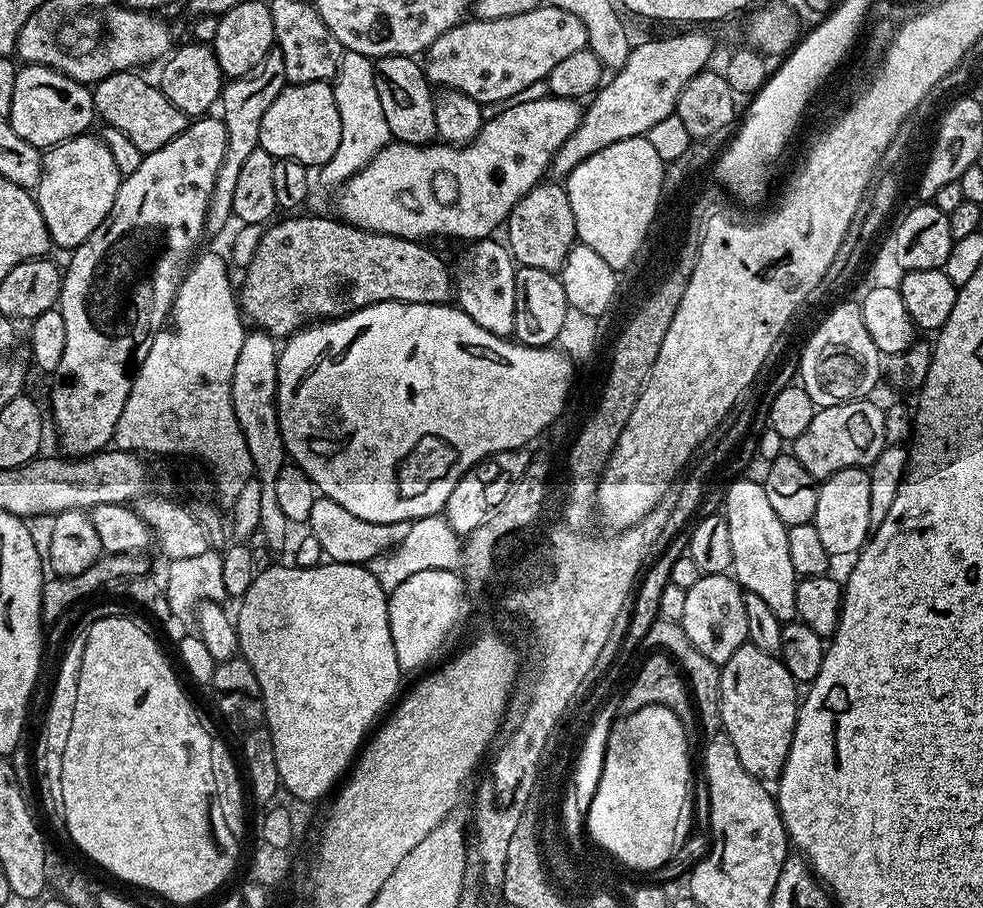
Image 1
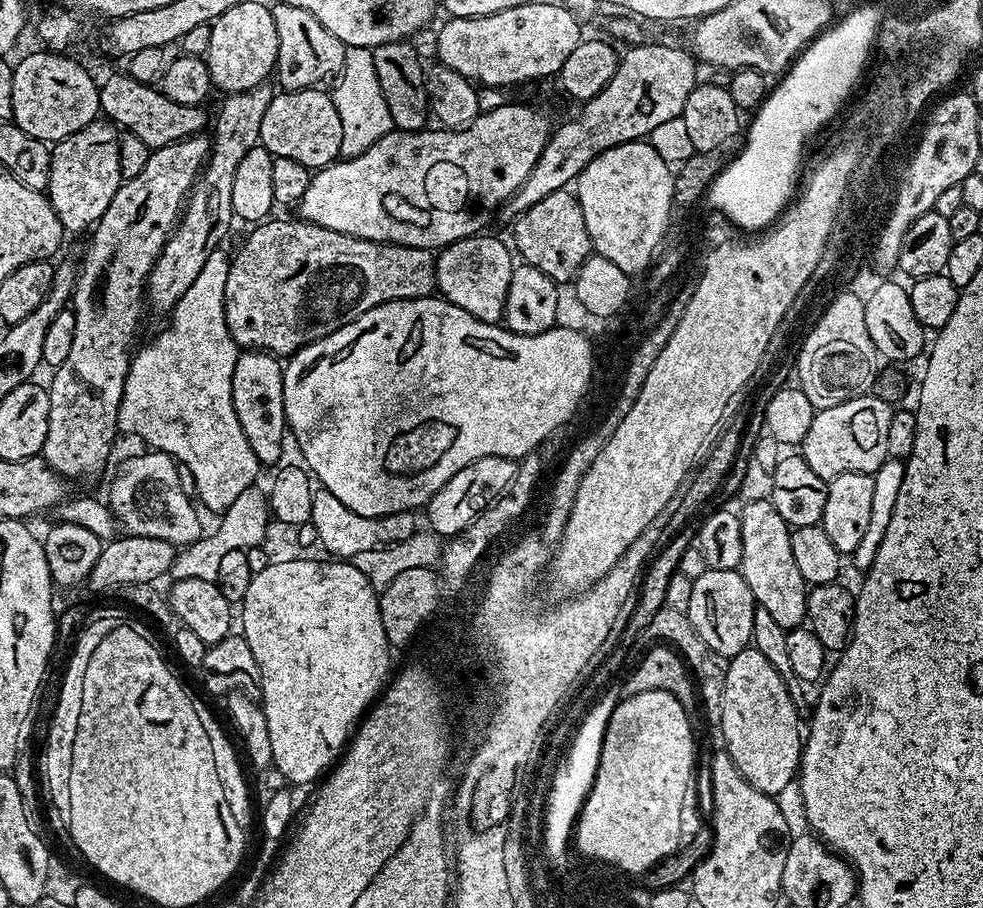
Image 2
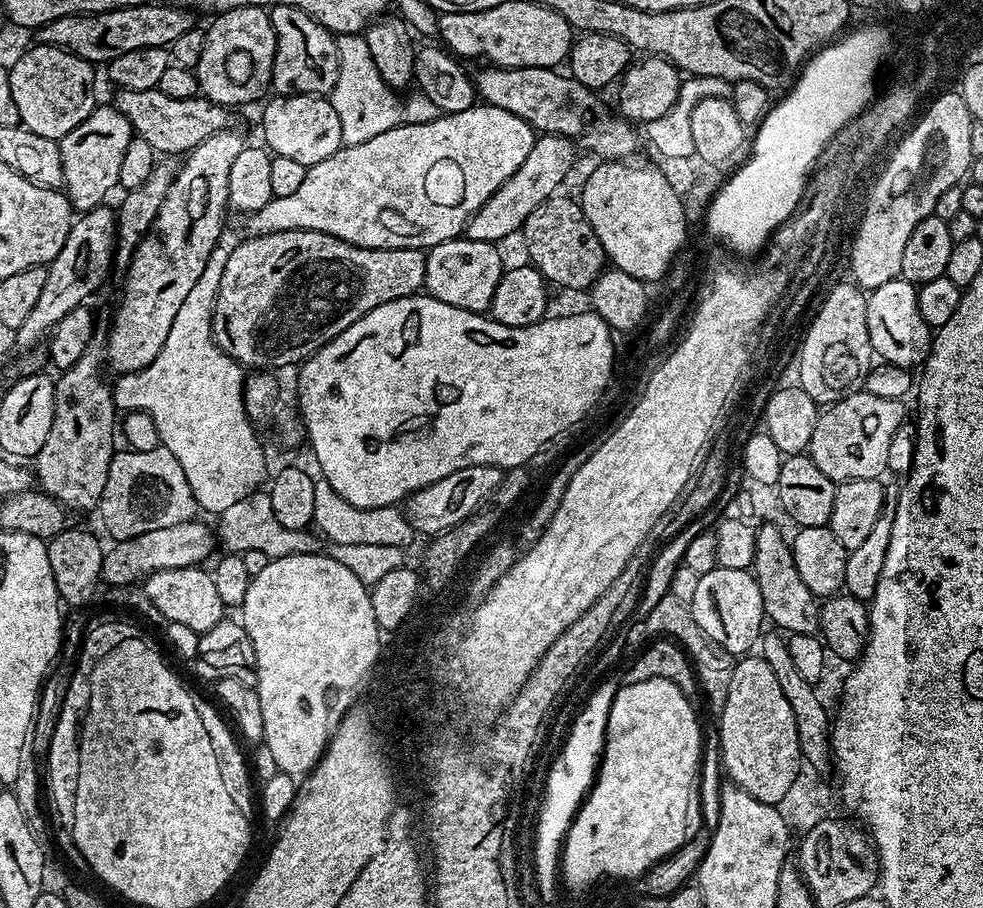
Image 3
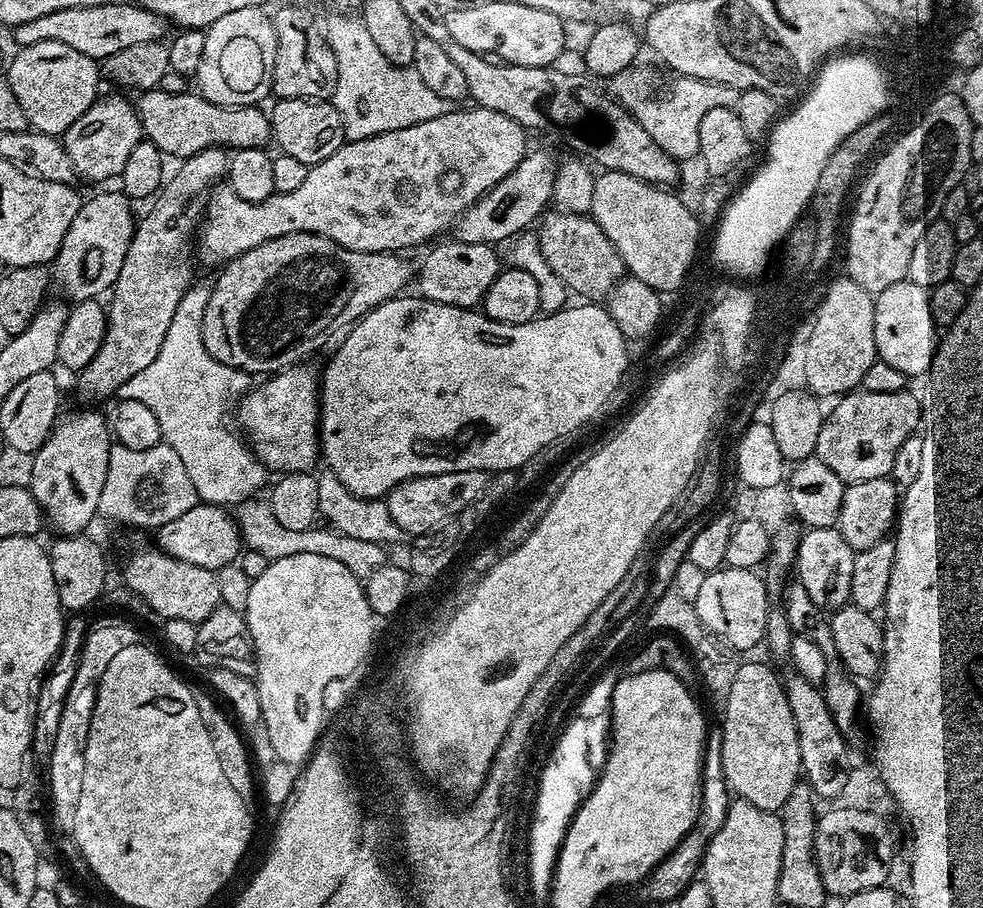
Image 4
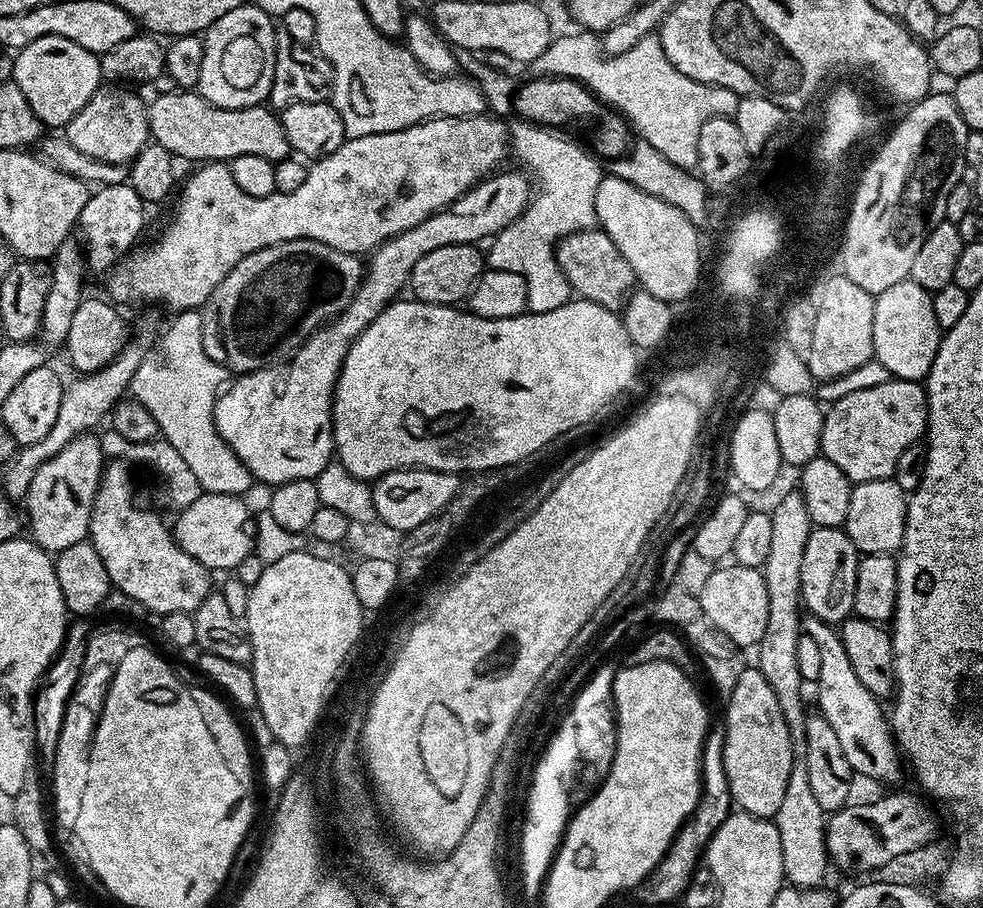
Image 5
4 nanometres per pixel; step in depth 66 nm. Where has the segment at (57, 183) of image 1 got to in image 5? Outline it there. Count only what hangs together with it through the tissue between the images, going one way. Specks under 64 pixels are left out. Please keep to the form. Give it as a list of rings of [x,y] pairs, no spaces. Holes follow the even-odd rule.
[[[101,86],[96,89],[90,102],[74,114],[74,118],[66,126],[68,140],[82,154],[90,154],[90,158],[127,165],[138,155],[144,145],[149,143],[148,104],[140,101],[128,86]]]

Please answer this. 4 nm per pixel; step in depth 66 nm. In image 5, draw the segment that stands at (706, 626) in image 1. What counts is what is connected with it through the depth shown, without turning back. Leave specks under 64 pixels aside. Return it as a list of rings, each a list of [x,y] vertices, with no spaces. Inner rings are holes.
[[[735,562],[729,565],[729,568],[717,567],[710,574],[706,586],[702,586],[698,599],[706,618],[710,618],[710,622],[721,637],[727,638],[741,649],[748,650],[748,647],[751,649],[759,645],[762,634],[766,630],[768,609],[766,582],[761,569],[747,568]]]

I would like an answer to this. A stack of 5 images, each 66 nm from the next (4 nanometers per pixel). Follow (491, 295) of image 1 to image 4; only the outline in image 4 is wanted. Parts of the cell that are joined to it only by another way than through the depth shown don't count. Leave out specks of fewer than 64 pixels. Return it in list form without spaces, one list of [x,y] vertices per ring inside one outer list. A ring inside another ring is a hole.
[[[449,238],[445,244],[440,243],[433,243],[427,249],[429,252],[425,254],[424,261],[418,264],[419,295],[430,302],[475,309],[483,301],[496,275],[502,271],[502,263],[496,257],[497,249],[490,244],[462,242],[455,238]]]

